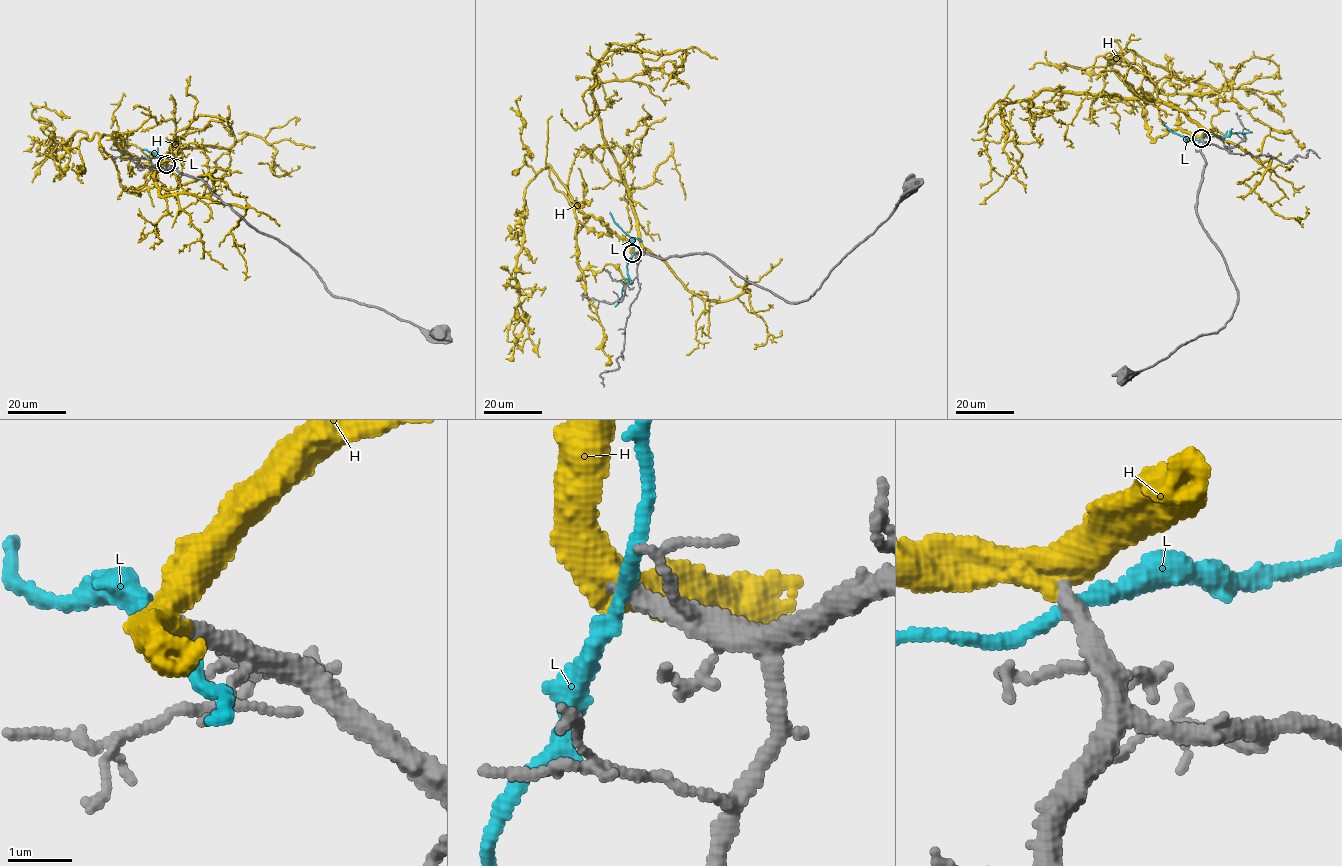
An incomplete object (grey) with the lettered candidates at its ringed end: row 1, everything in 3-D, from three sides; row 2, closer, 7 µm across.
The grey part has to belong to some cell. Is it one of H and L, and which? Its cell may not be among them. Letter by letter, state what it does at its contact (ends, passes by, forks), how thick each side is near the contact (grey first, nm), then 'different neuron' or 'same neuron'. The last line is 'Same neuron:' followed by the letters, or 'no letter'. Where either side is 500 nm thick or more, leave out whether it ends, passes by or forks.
H: 280 nm thick on the grey side, 500 nm on the other; same neuron
L: it passes by; 320 nm thick on the grey side, 200 nm on the other; different neuron
Same neuron: H

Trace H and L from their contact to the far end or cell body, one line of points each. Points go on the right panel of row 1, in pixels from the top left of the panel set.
H: (1200, 138), (1176, 128), (1153, 141), (1112, 66), (1131, 50), (1215, 89), (1278, 70), (1257, 57), (1229, 67)
L: (1201, 139), (1252, 132)

